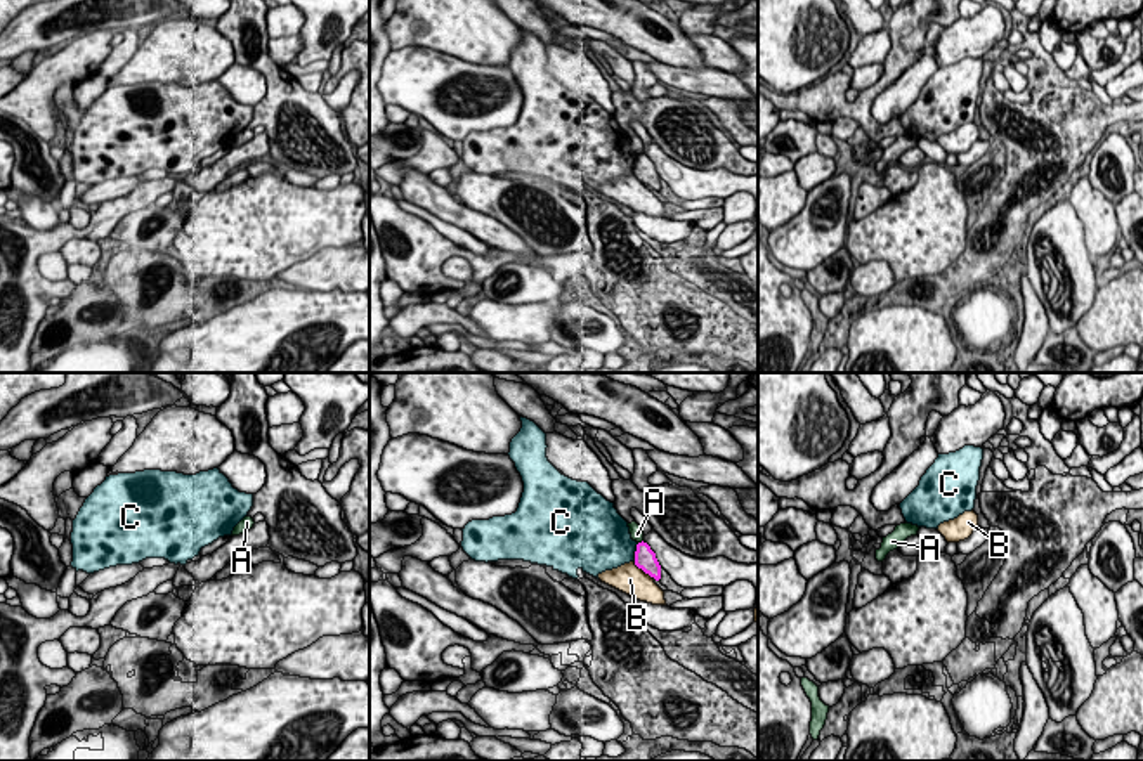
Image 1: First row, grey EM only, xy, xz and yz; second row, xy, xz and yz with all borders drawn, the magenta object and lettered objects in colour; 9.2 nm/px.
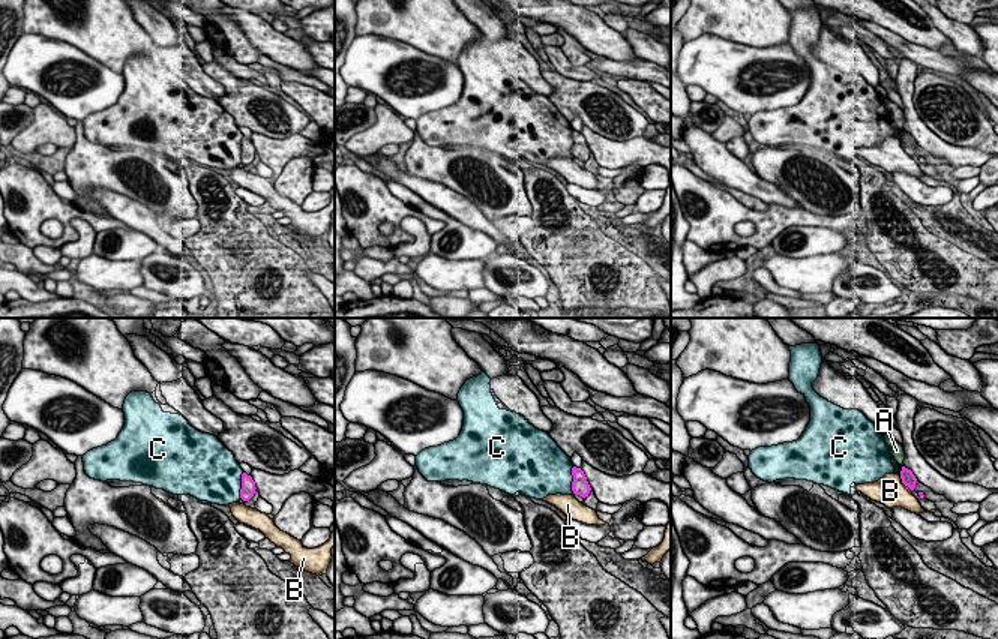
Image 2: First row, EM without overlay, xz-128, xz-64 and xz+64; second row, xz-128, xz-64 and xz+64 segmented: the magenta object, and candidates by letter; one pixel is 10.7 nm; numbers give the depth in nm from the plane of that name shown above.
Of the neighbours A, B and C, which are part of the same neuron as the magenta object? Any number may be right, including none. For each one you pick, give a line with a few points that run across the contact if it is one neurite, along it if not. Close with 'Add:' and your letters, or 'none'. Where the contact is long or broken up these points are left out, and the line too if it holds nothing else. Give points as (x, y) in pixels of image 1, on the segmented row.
Add: none

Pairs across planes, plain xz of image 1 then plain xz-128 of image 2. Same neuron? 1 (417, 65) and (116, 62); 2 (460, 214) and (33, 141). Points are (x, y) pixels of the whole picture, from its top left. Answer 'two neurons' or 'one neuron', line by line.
1: two neurons
2: two neurons

